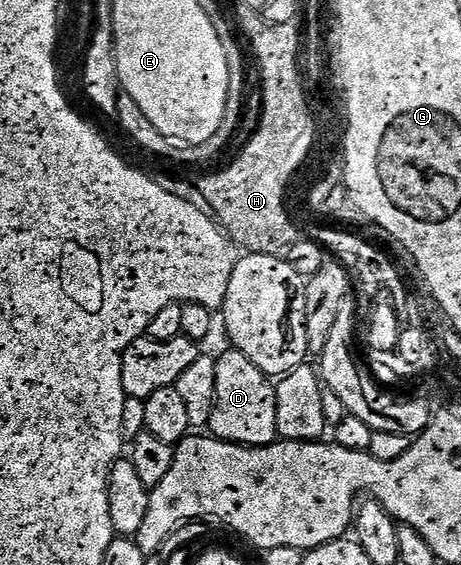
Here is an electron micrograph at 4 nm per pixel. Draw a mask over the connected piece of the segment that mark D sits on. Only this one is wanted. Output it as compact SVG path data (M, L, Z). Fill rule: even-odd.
M229 348L226 354L216 355L215 368L215 408L211 412L207 430L212 437L220 438L223 442L233 442L236 446L269 446L278 441L277 432L277 387L271 381L270 375L255 368L243 352Z

